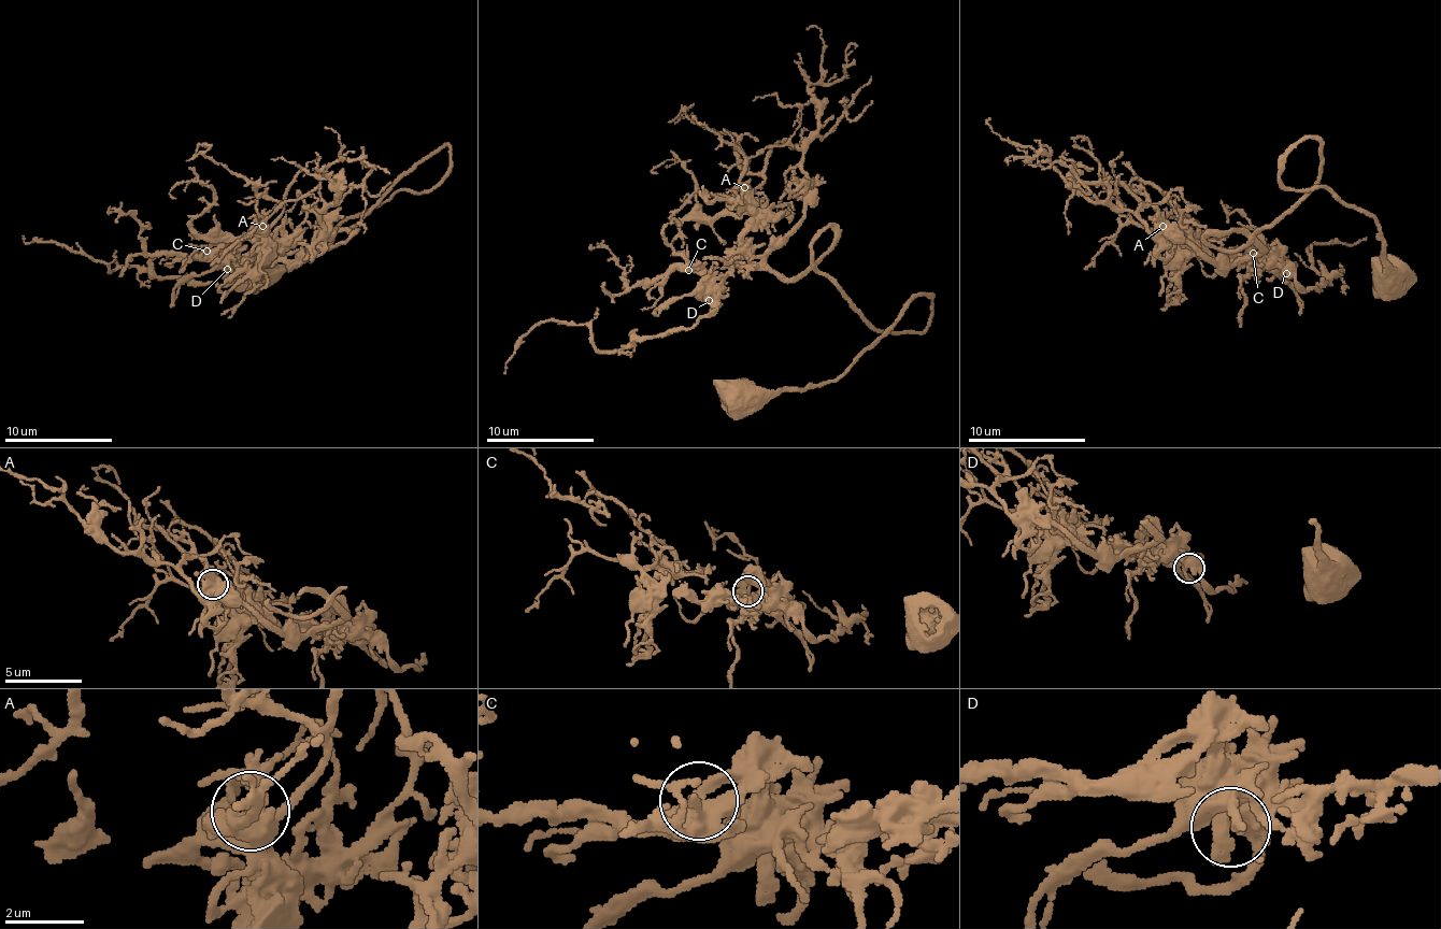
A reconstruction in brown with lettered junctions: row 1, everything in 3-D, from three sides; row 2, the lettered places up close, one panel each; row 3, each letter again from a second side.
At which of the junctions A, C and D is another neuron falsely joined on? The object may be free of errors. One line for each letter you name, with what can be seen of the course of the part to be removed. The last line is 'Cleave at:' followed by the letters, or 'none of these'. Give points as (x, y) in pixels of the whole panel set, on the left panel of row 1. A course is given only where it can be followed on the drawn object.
Cleave at: none of these

